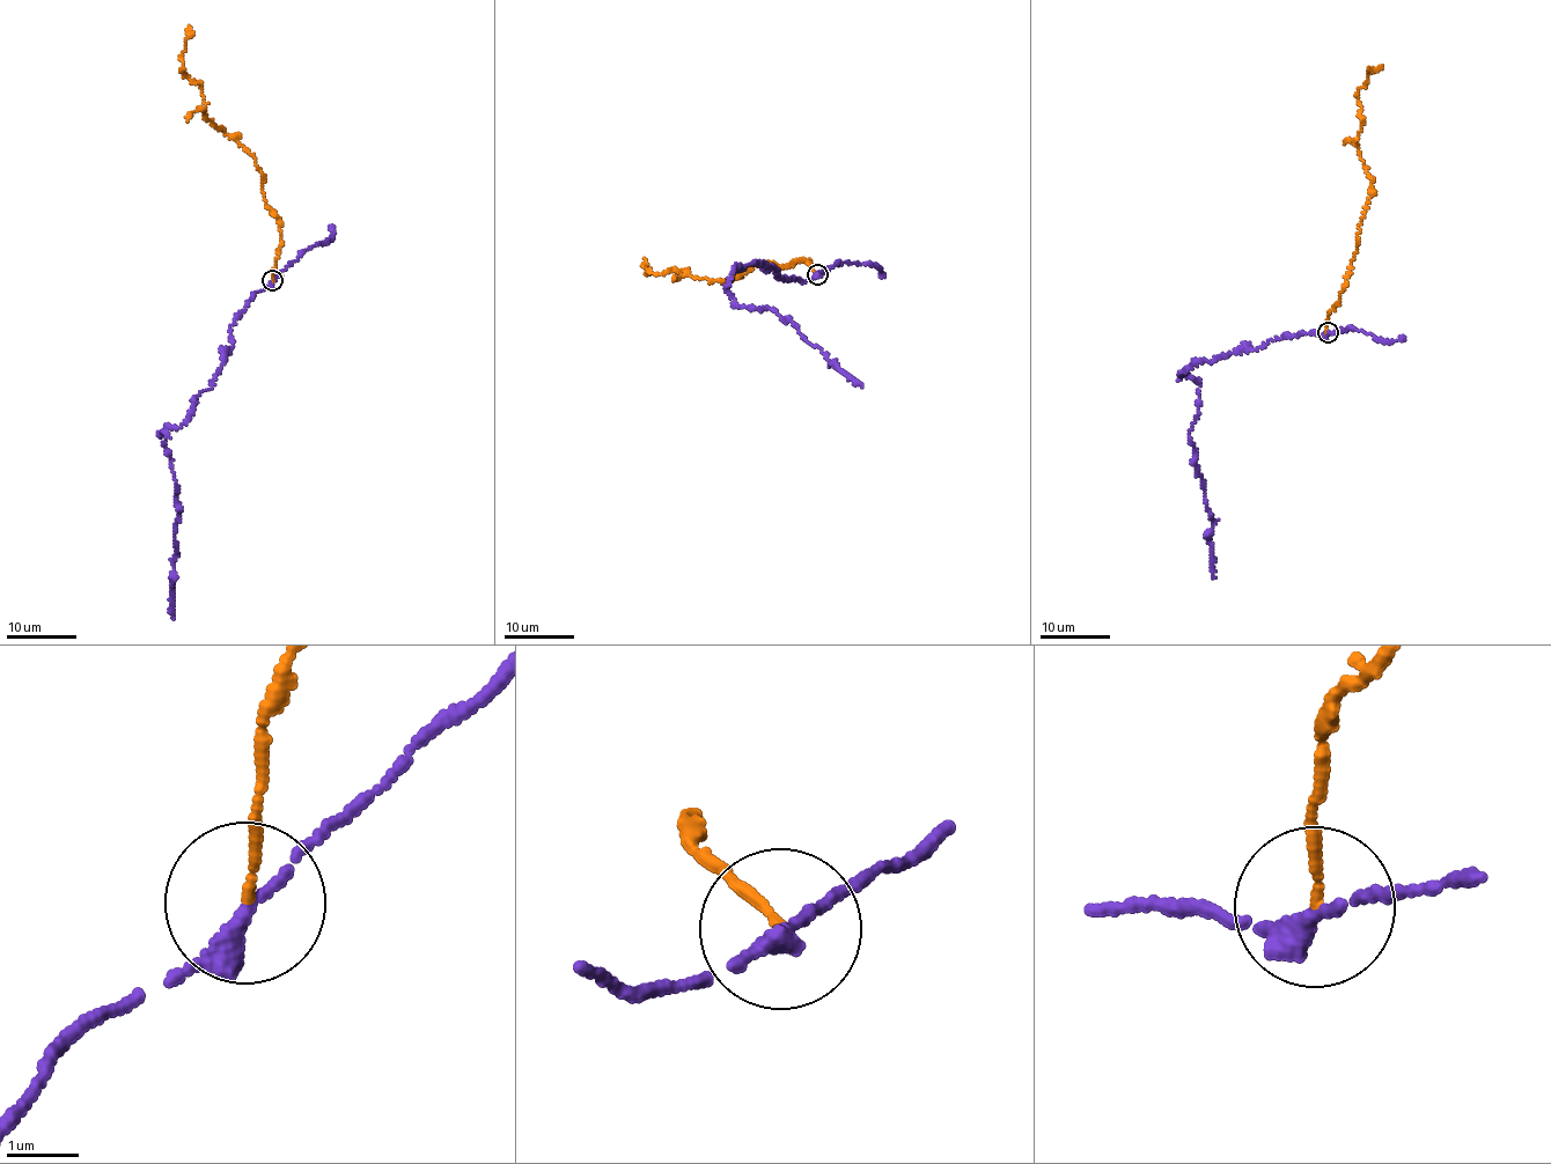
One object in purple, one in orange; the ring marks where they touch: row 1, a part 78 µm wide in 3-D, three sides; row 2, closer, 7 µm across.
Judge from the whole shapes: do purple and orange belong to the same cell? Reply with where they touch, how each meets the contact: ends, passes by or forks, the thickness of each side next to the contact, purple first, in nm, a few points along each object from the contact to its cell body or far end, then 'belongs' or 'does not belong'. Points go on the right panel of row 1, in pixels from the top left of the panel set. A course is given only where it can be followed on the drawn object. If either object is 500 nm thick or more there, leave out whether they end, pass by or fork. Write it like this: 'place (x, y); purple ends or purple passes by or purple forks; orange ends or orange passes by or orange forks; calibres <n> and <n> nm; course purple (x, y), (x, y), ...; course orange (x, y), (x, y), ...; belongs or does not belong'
place (1328, 332); purple passes by; orange ends; calibres 220 and 110 nm; course purple (1328, 332), (1286, 334), (1256, 348), (1198, 361), (1180, 374), (1199, 383), (1191, 444), (1211, 515), (1215, 576); course orange (1328, 332), (1372, 181), (1358, 149), (1362, 123), (1357, 93), (1367, 73), (1383, 65); does not belong

